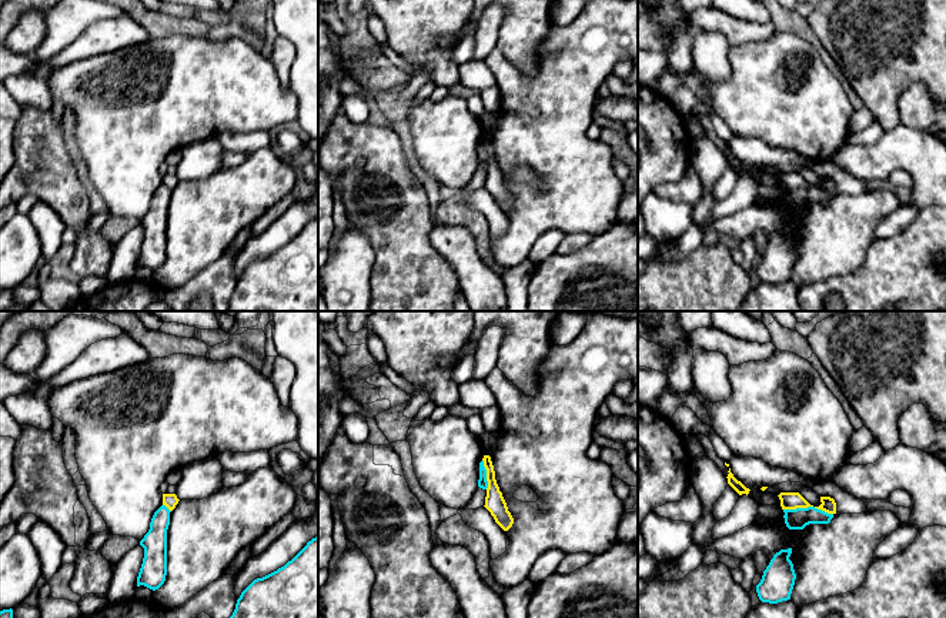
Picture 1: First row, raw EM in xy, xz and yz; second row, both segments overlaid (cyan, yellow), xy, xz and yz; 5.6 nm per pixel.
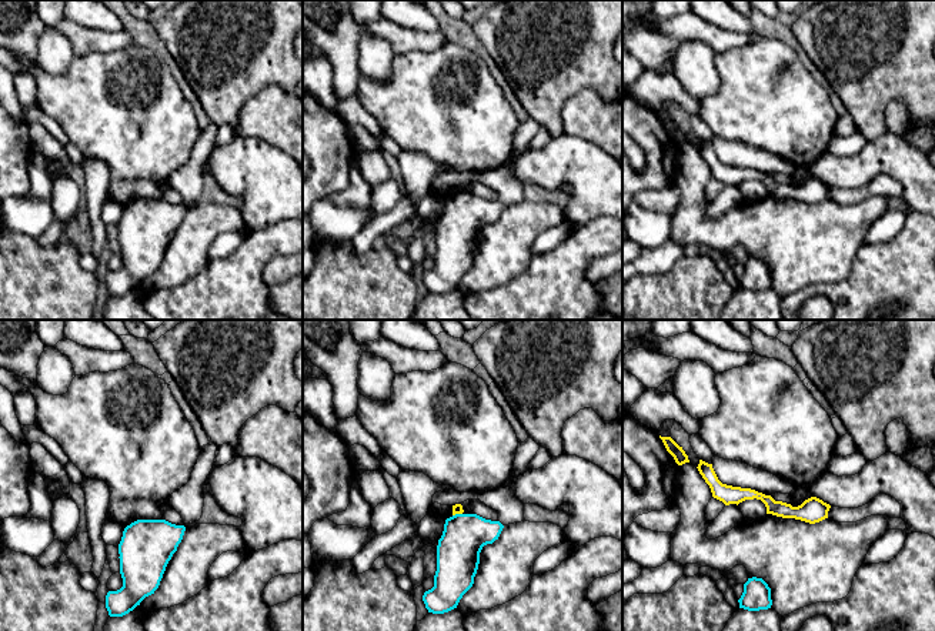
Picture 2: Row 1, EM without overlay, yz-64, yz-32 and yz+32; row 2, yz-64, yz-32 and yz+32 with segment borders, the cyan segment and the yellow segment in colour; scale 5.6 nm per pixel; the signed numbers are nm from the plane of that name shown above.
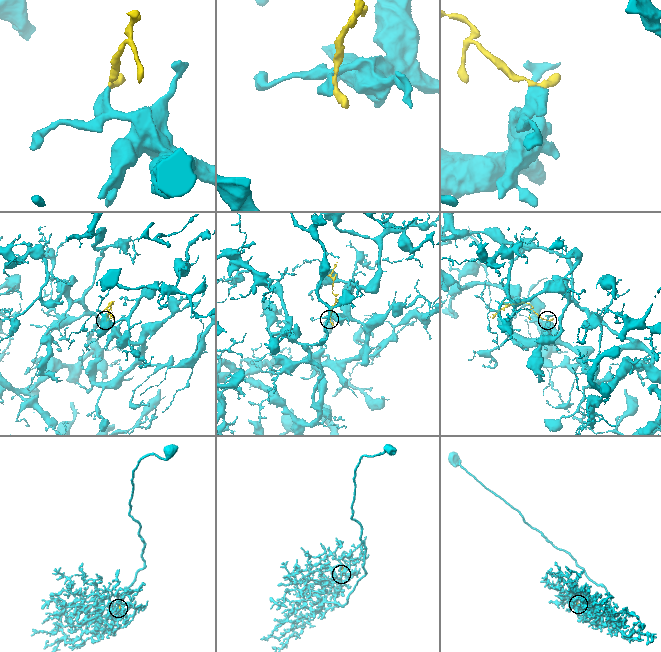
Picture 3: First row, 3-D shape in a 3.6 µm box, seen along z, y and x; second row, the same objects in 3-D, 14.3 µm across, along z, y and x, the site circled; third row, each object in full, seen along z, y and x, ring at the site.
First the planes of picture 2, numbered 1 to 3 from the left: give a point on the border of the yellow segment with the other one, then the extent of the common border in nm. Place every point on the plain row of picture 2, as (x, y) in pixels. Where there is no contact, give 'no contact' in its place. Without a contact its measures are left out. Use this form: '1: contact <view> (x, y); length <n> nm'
1: no contact
2: contact yz-32 (457, 194); length 60 nm
3: no contact

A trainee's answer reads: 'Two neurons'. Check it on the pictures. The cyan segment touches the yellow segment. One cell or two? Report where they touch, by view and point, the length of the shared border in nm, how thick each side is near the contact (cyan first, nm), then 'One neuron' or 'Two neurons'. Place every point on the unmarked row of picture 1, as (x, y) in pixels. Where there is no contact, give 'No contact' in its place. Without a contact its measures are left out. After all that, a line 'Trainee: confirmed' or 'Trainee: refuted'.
Touches cyan at yz (808, 187). Shared border 280 nm. Thickness 120 nm (cyan) against 100 nm. Two neurons
Trainee: confirmed

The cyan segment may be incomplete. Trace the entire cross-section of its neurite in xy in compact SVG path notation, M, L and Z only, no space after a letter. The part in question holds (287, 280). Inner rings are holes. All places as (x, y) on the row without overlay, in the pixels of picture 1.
M318 216L284 247L241 273L227 311L318 311Z

